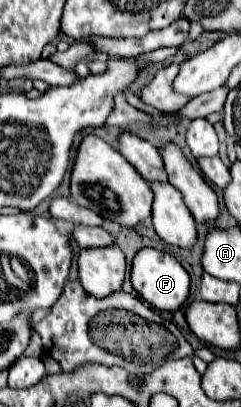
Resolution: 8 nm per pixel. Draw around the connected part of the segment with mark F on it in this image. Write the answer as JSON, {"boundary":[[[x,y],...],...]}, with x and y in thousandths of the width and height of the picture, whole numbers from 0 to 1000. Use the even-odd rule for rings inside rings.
{"boundary":[[[585,612],[560,636],[552,636],[552,656],[544,656],[544,695],[560,705],[560,715],[643,759],[660,764],[701,764],[726,769],[734,759],[759,754],[759,744],[784,730],[784,671],[751,656],[751,646],[710,631],[701,622],[651,617],[651,612]]]}

